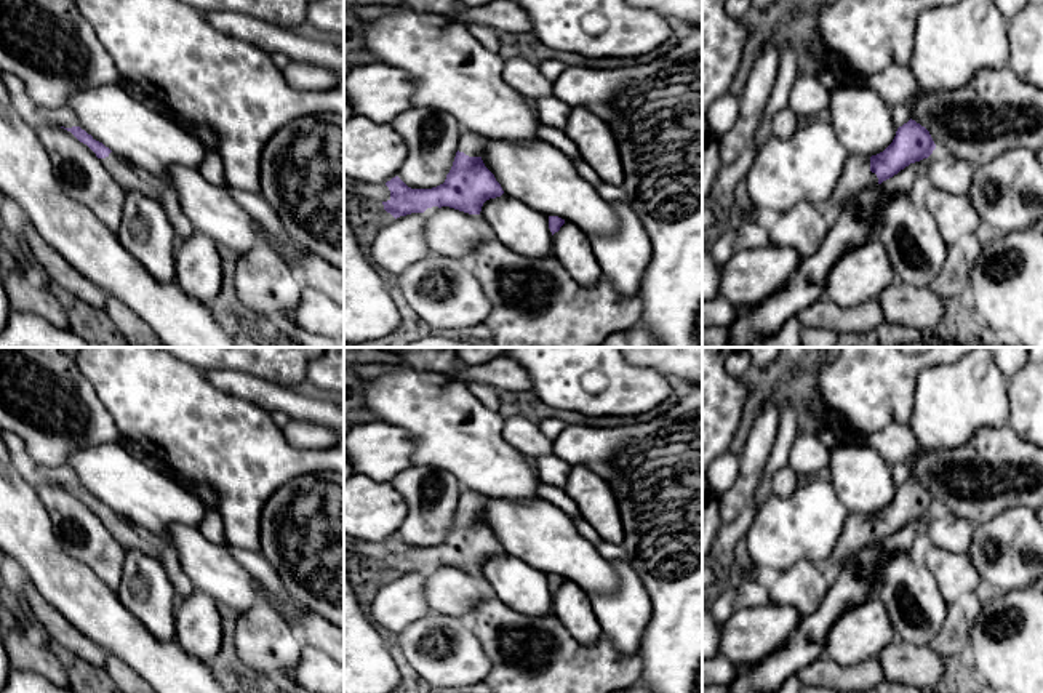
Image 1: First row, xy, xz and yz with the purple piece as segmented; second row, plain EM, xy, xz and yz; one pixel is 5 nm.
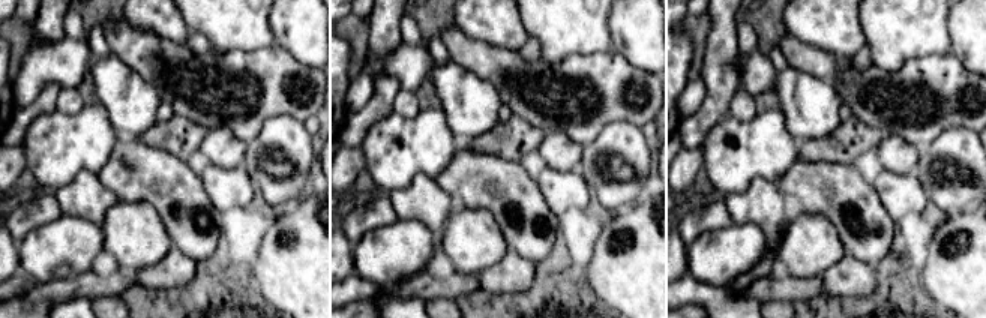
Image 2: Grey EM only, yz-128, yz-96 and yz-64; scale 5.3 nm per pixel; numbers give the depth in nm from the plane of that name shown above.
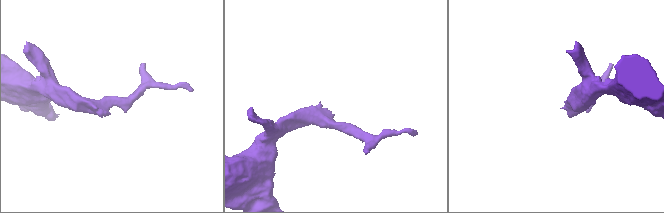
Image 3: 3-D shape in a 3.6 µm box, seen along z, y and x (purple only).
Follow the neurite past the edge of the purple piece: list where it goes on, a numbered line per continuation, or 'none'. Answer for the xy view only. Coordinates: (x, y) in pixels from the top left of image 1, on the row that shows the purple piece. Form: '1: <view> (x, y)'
1: xy (131, 178)

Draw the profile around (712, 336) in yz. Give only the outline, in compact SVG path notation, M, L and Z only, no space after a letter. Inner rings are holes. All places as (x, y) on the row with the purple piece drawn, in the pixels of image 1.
M702 326L702 347L731 347L728 326Z

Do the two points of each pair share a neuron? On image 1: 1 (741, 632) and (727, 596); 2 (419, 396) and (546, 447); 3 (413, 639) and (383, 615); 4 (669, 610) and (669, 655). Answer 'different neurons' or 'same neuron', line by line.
1: different neurons
2: different neurons
3: different neurons
4: same neuron

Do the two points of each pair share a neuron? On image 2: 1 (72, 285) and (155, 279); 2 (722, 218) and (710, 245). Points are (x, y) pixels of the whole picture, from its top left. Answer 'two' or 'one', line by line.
1: one
2: two

